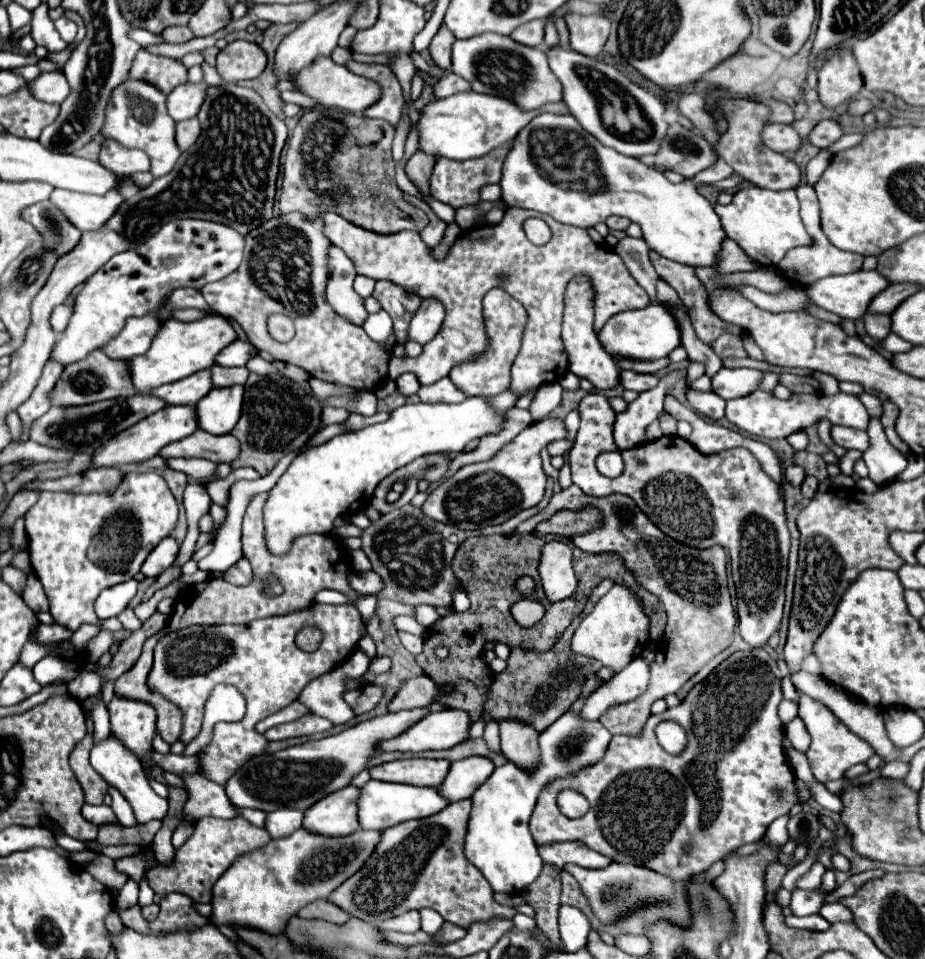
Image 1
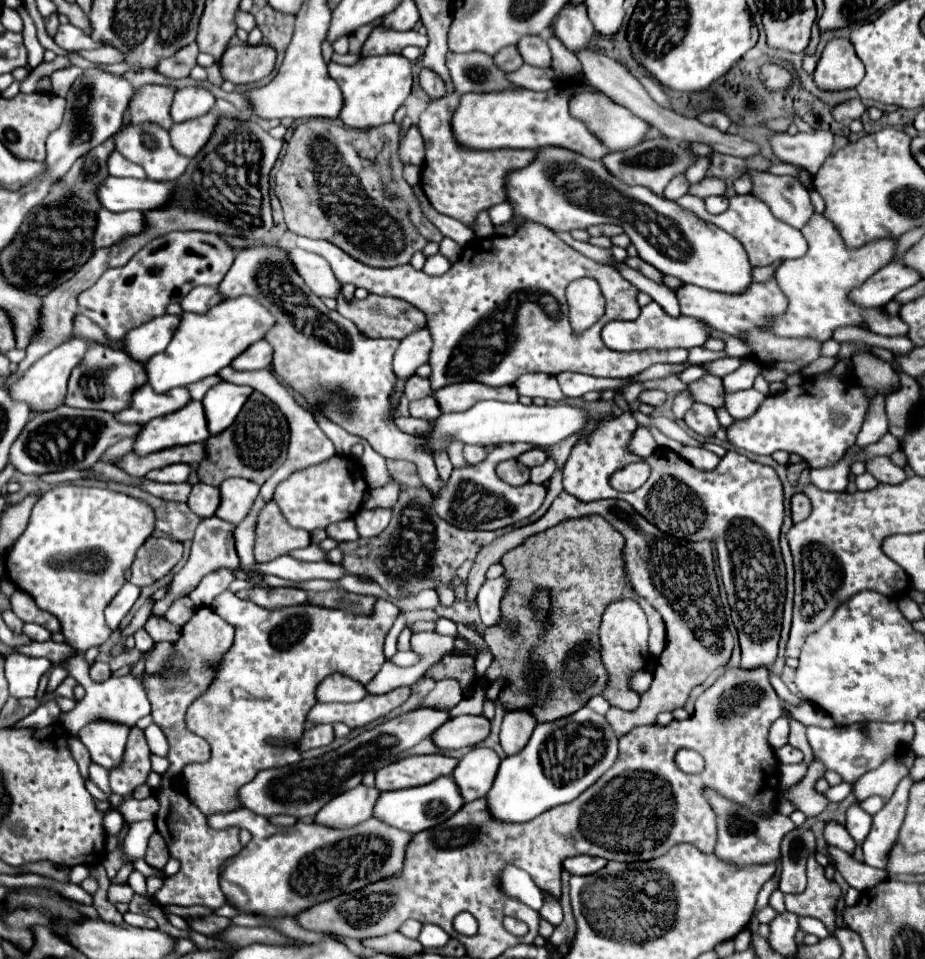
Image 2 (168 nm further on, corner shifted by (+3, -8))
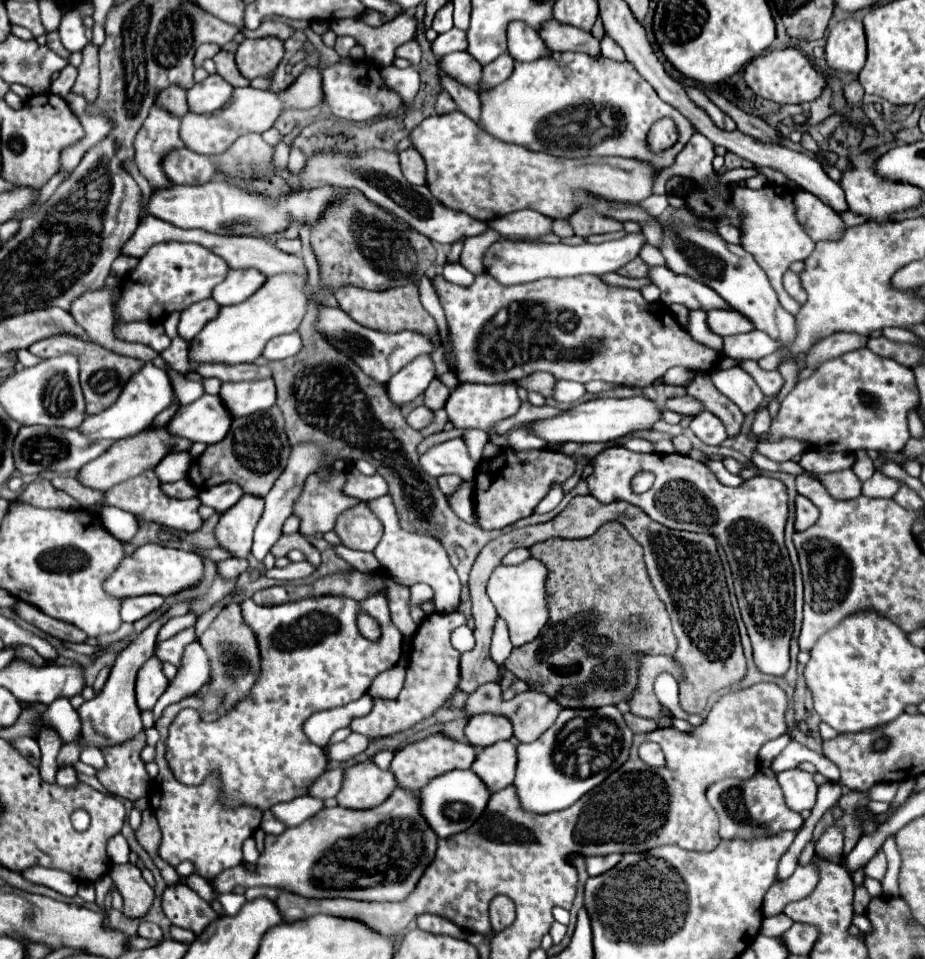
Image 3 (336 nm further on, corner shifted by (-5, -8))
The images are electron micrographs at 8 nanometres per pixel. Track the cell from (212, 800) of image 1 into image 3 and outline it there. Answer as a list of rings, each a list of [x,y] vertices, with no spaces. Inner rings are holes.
[[[396,788],[392,796],[372,810],[348,810],[348,808],[322,808],[316,816],[306,822],[286,828],[282,834],[266,834],[264,852],[258,858],[254,868],[248,868],[244,862],[236,868],[226,868],[214,880],[218,892],[228,892],[236,886],[244,888],[278,888],[304,898],[354,898],[370,902],[396,902],[404,900],[428,864],[434,860],[436,852],[436,834],[418,810],[418,800],[412,792]]]

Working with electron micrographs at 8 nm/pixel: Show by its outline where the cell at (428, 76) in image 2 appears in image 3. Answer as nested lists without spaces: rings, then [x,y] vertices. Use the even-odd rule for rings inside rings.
[[[440,90],[438,98],[436,98],[436,114],[448,114],[456,110],[456,102],[448,96],[448,92]]]

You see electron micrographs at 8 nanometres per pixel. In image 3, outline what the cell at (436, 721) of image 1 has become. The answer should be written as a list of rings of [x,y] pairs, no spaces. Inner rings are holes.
[[[478,714],[472,716],[464,728],[464,736],[472,746],[486,748],[512,736],[512,724],[504,716]]]

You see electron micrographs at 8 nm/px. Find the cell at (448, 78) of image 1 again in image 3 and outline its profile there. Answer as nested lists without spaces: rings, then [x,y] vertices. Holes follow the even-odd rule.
[[[448,112],[444,116],[430,116],[426,120],[422,120],[414,130],[412,130],[412,144],[414,148],[418,148],[418,152],[422,154],[422,158],[426,160],[426,184],[432,192],[432,196],[436,196],[436,200],[440,200],[446,208],[454,208],[460,212],[466,212],[468,216],[472,216],[474,220],[482,220],[488,222],[488,216],[500,218],[506,216],[510,212],[516,210],[524,210],[524,208],[532,208],[548,218],[568,218],[574,212],[576,200],[574,200],[574,190],[582,188],[588,190],[592,194],[598,194],[606,200],[614,200],[614,202],[640,202],[648,196],[652,196],[652,186],[656,182],[658,170],[648,164],[646,160],[632,160],[632,158],[596,158],[596,156],[588,156],[588,158],[556,158],[548,152],[532,152],[524,146],[516,146],[516,144],[506,144],[500,142],[492,136],[488,136],[474,120],[468,120],[468,116],[464,116],[462,112]]]

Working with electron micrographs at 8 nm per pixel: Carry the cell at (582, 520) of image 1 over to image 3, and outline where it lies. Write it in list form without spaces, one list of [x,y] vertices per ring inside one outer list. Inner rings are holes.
[[[616,520],[606,522],[596,530],[596,534],[588,538],[550,538],[538,542],[530,548],[530,556],[540,560],[548,568],[546,588],[548,588],[550,618],[534,642],[512,650],[504,666],[514,676],[528,682],[532,690],[550,696],[562,708],[600,708],[606,704],[618,704],[622,700],[628,700],[636,688],[638,682],[636,652],[666,654],[666,656],[672,656],[676,652],[676,638],[672,634],[670,618],[646,574],[642,548],[620,522]],[[632,614],[640,614],[640,620],[644,622],[642,626],[638,626],[640,636],[636,632],[628,632],[628,626],[632,626],[630,624]],[[566,664],[574,664],[576,670],[562,672],[562,666]]]

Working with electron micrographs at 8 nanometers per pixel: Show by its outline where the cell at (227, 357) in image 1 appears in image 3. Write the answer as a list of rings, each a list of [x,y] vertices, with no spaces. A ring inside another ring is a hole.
[[[292,332],[292,334],[272,338],[266,344],[262,356],[266,360],[284,360],[284,358],[290,358],[290,356],[298,354],[300,348],[302,348],[302,340],[300,340],[300,336],[296,332]]]

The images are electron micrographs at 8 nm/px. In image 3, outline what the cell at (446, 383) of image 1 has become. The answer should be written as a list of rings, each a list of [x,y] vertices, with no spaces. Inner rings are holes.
[[[418,406],[418,408],[414,408],[414,410],[406,416],[406,422],[408,422],[414,430],[426,428],[432,420],[434,420],[434,412],[432,412],[430,408],[426,408],[426,406]]]

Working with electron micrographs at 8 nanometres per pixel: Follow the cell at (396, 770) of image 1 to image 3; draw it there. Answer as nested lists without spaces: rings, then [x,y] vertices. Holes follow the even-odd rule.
[[[428,736],[420,742],[414,742],[414,744],[408,744],[404,746],[402,750],[398,750],[394,754],[394,760],[390,764],[390,770],[394,772],[396,776],[396,784],[404,790],[410,790],[410,792],[416,792],[418,788],[422,788],[424,784],[428,784],[432,778],[444,774],[444,772],[450,772],[454,768],[470,768],[472,762],[476,758],[476,748],[472,744],[462,744],[462,742],[454,742],[446,736]]]

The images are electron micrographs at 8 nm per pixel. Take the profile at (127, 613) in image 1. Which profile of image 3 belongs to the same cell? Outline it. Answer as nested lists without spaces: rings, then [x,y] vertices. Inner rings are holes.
[[[188,628],[176,636],[172,636],[170,640],[164,640],[164,642],[158,642],[156,644],[156,656],[158,660],[162,662],[172,662],[174,666],[180,664],[180,658],[182,658],[182,650],[186,644],[190,644],[194,640],[194,628]]]

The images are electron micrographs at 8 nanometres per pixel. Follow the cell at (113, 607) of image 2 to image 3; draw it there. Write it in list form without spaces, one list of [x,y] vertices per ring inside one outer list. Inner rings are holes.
[[[134,596],[134,598],[124,598],[122,600],[122,610],[120,616],[124,622],[136,622],[142,616],[150,614],[152,610],[160,608],[164,602],[162,596]]]

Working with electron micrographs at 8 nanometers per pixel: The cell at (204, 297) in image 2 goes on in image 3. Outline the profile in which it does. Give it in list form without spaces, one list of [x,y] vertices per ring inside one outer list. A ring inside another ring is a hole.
[[[248,268],[248,270],[230,270],[228,278],[218,284],[212,290],[212,298],[220,306],[230,306],[244,302],[248,296],[252,296],[262,284],[264,284],[264,274]]]

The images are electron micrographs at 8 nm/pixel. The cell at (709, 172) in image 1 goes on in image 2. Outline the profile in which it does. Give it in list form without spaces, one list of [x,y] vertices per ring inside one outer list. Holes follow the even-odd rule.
[[[708,110],[708,112],[700,114],[700,122],[708,124],[708,126],[716,126],[722,132],[726,132],[728,126],[730,126],[730,118],[724,112],[718,112],[718,110]]]

